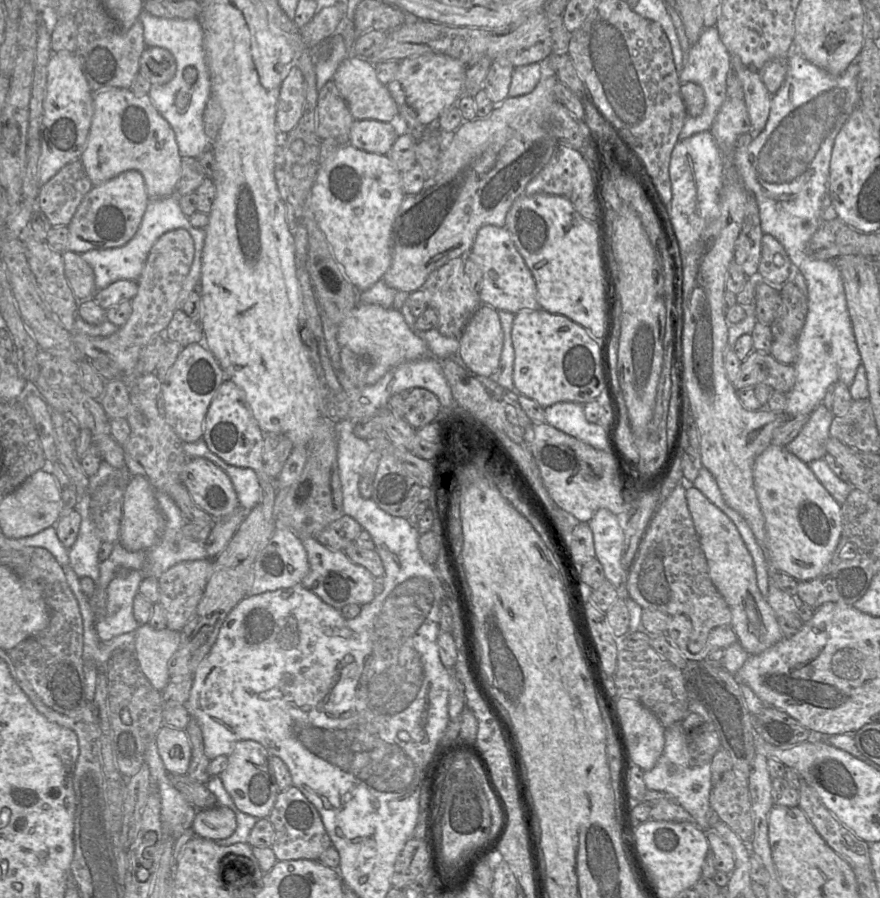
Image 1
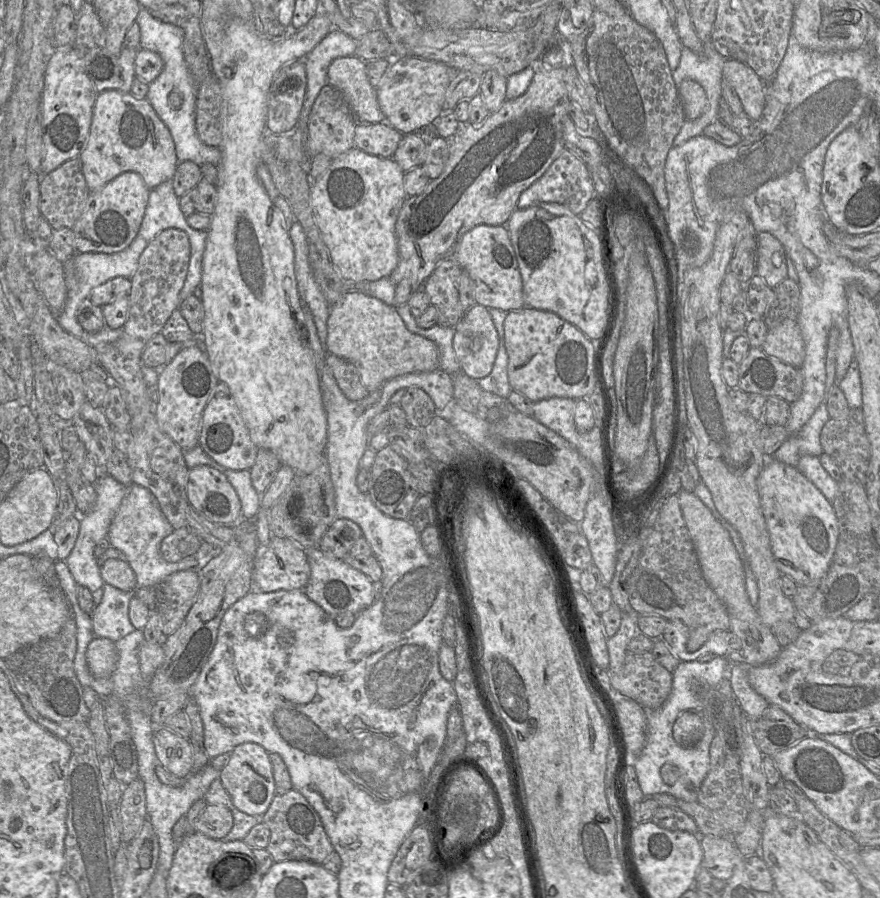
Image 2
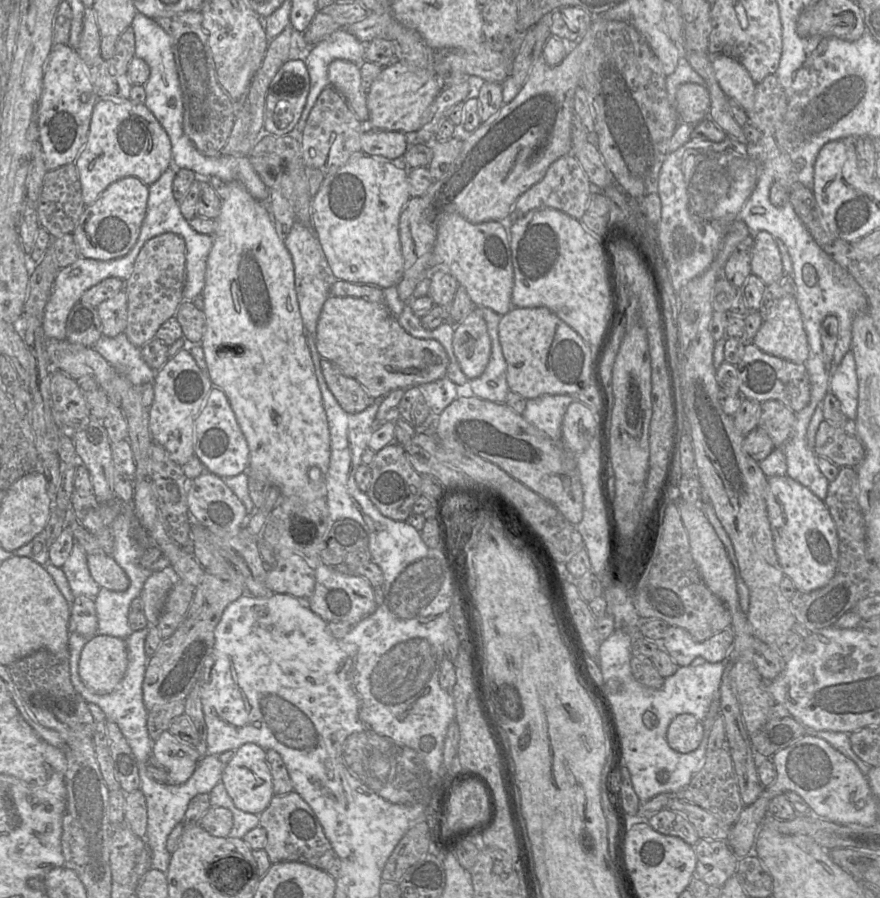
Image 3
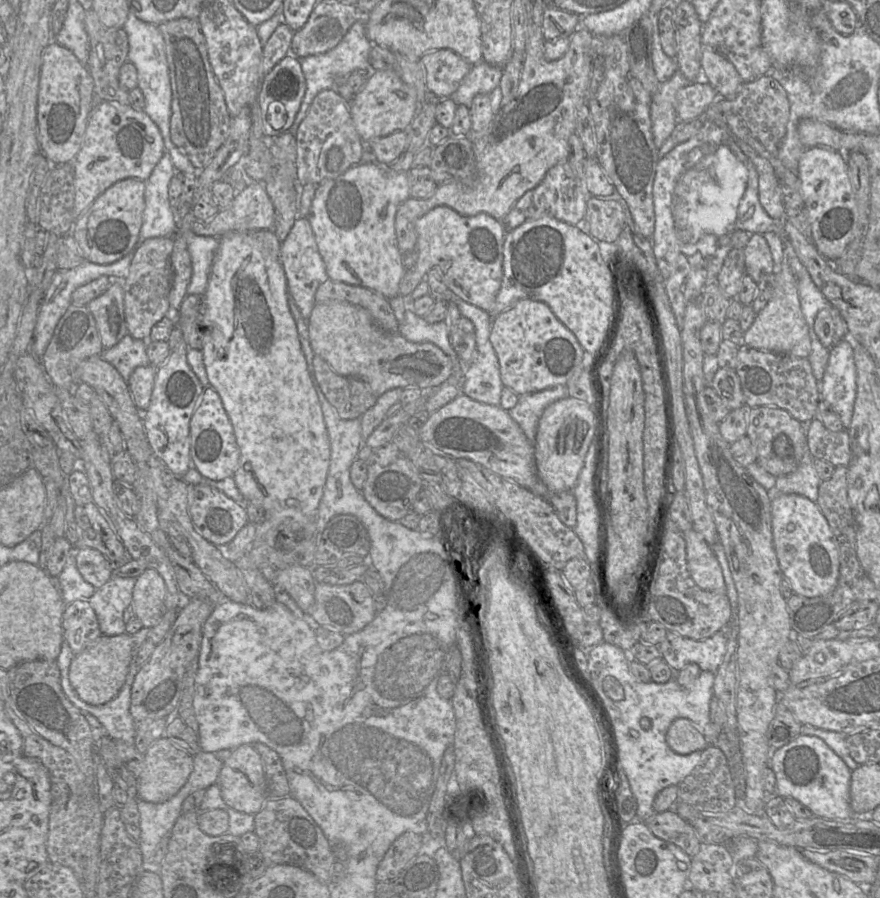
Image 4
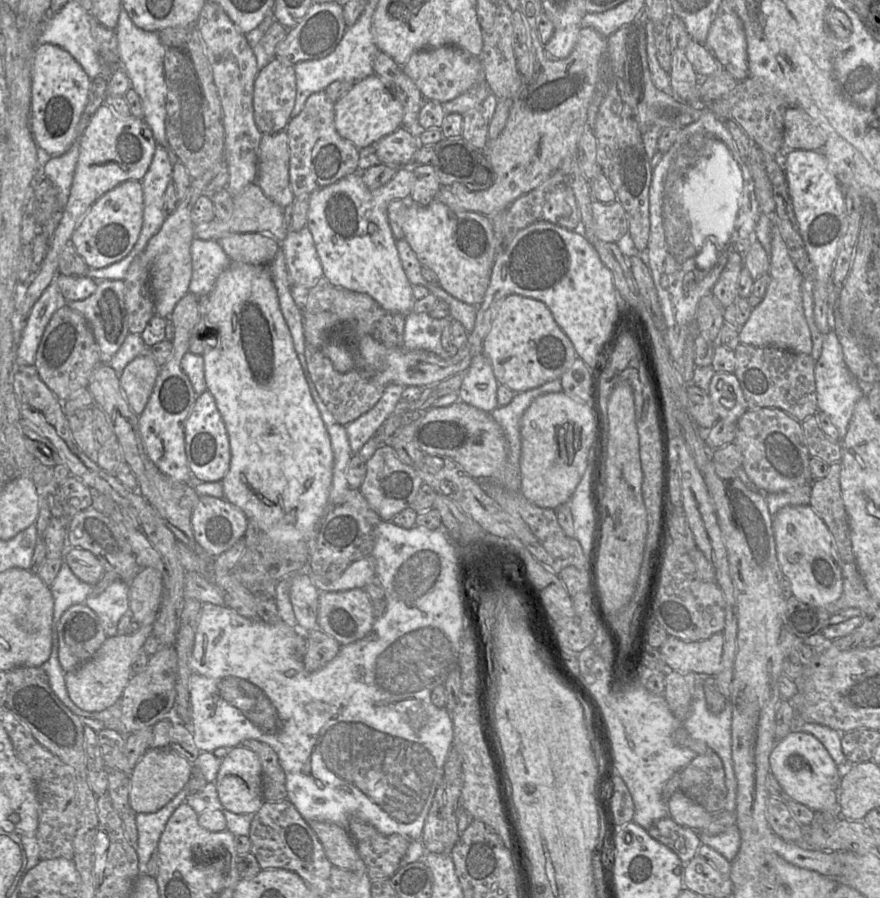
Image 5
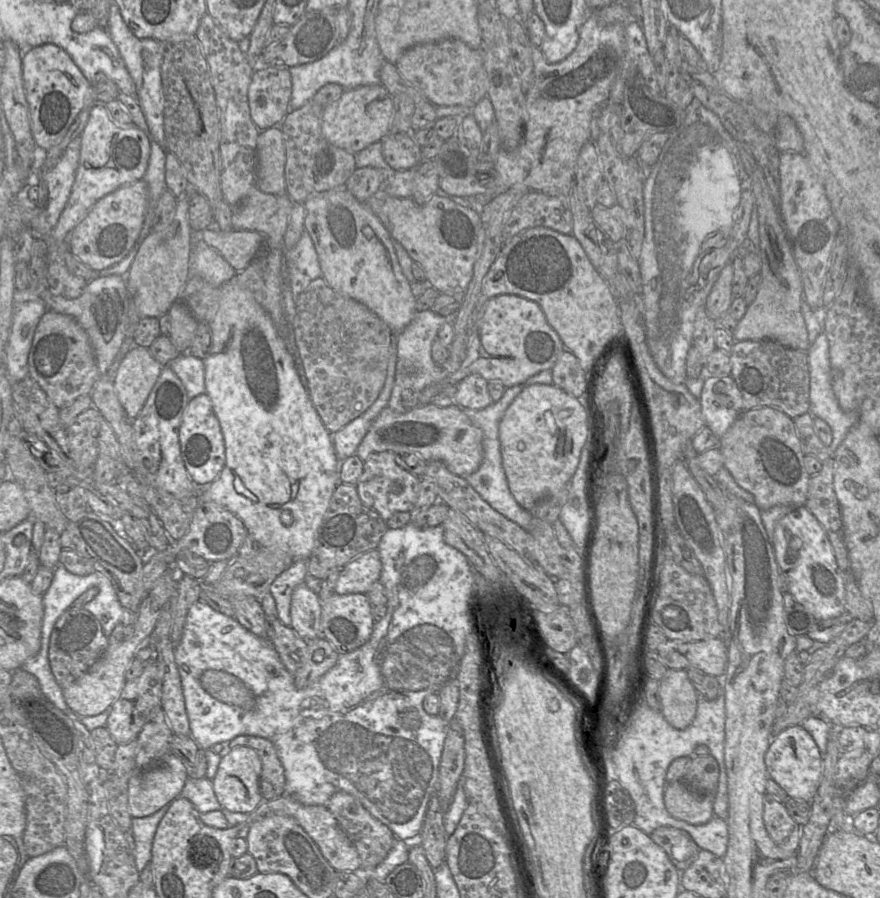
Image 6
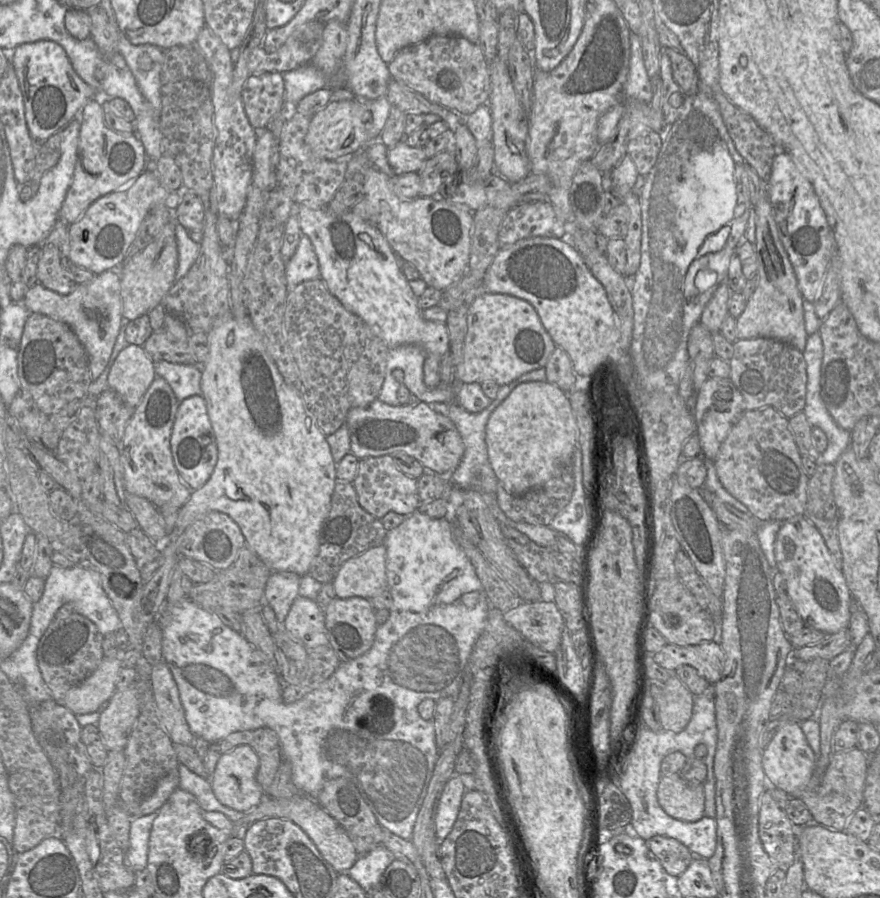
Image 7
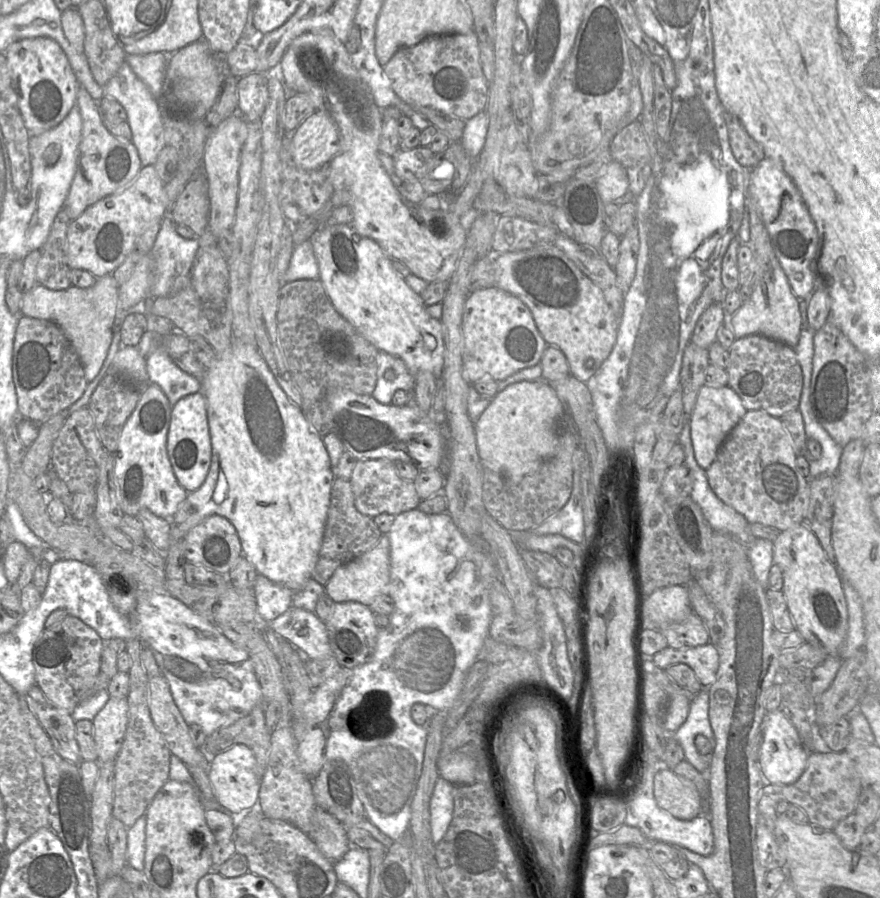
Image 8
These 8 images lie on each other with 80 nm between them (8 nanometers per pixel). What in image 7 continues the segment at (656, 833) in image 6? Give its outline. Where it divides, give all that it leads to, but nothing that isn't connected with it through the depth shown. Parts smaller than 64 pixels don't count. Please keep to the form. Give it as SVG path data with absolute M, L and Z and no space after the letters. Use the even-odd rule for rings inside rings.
M656 835L646 842L650 853L670 876L679 877L694 859L693 853L676 839Z

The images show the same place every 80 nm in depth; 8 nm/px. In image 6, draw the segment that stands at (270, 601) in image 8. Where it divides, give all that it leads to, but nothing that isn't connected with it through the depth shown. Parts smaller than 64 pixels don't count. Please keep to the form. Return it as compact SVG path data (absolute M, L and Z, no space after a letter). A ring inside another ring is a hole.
M297 559L280 573L269 587L276 609L277 617L282 624L291 627L290 606L293 590L304 583L305 575L308 573L308 559Z

